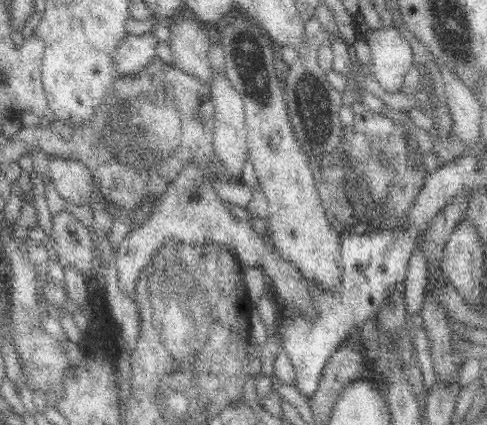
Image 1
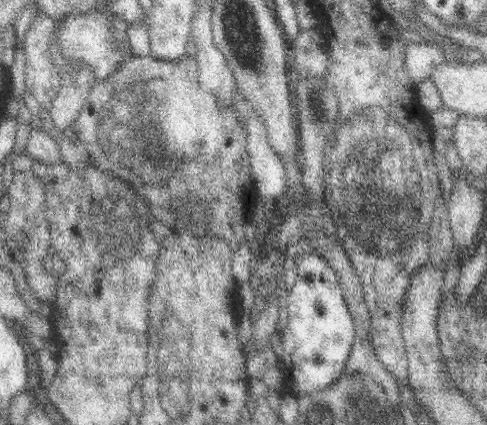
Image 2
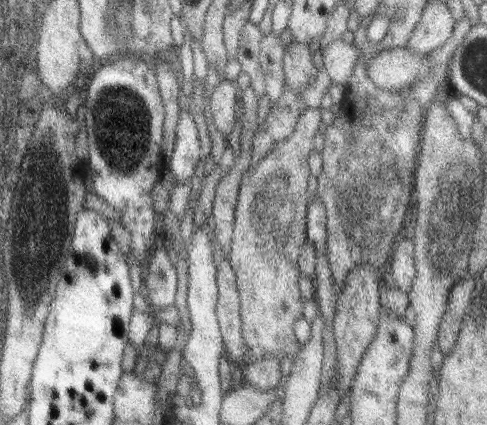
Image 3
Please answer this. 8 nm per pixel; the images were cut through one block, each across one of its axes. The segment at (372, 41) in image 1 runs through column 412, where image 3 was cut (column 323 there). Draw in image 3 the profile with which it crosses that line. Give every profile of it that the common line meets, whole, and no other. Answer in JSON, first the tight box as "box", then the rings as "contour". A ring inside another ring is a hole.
{"box":[320,40,360,85],"contour":[[[332,40],[322,53],[322,65],[320,69],[325,70],[327,76],[334,84],[345,85],[349,74],[354,71],[356,61],[360,58],[360,52],[351,44],[339,40]]]}

